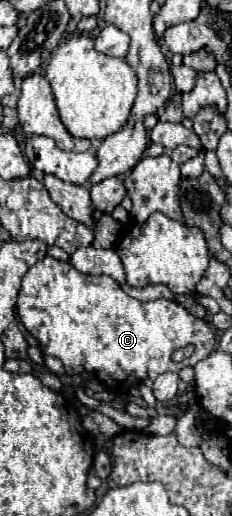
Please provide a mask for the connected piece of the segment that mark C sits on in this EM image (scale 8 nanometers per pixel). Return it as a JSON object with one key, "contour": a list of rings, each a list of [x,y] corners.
{"contour":[[[52,256],[42,258],[34,264],[22,278],[22,288],[18,294],[18,318],[22,320],[24,328],[40,342],[40,348],[48,356],[56,356],[62,360],[66,374],[78,374],[82,370],[96,372],[98,378],[110,388],[112,382],[128,382],[136,380],[142,382],[146,378],[154,380],[164,372],[180,372],[186,362],[172,362],[172,352],[194,344],[196,350],[190,356],[190,366],[198,360],[210,356],[216,346],[216,332],[200,318],[194,318],[174,300],[154,300],[154,302],[140,302],[130,298],[116,280],[110,276],[88,276],[78,272],[72,264],[56,260]]]}

